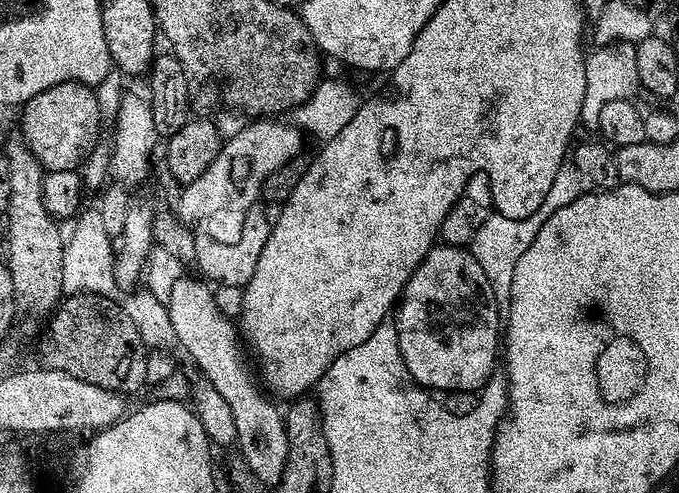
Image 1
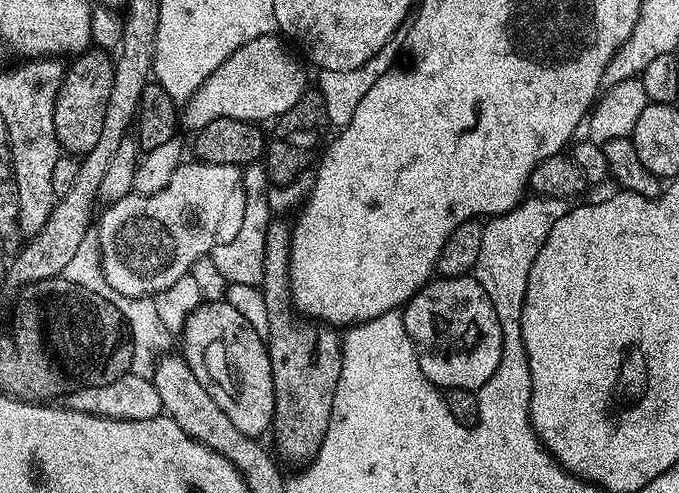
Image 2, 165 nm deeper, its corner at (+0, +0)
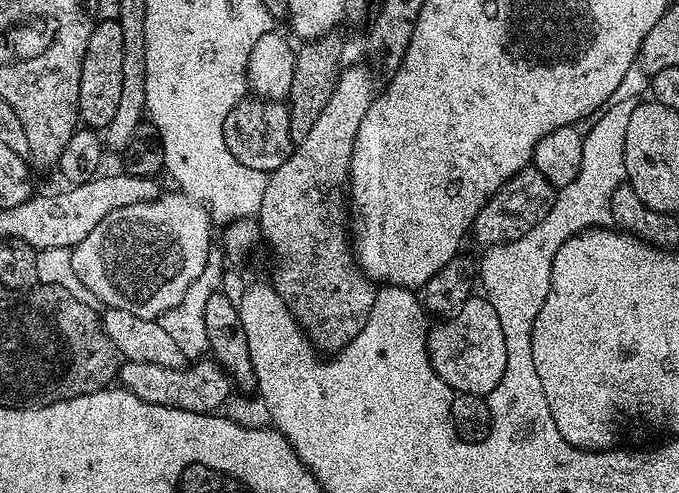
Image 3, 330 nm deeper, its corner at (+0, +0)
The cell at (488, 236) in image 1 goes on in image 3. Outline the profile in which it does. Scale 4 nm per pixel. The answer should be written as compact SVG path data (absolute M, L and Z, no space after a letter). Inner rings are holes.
M636 100L609 103L587 125L588 132L586 128L583 133L582 166L578 170L578 178L574 178L570 186L557 191L556 201L550 206L550 214L546 214L546 218L542 218L534 230L526 230L522 238L505 244L487 245L483 249L484 257L479 257L478 284L479 287L480 284L484 287L484 299L490 302L490 306L494 306L494 314L498 314L498 322L502 322L502 338L506 342L506 368L516 368L518 348L524 348L524 368L534 366L532 331L538 310L542 310L542 302L546 294L550 294L552 263L554 254L558 254L558 246L562 246L566 238L586 228L602 228L613 223L611 195L626 179L624 159L620 152L612 152L612 148L620 148L620 144L626 146L626 128L636 104Z

